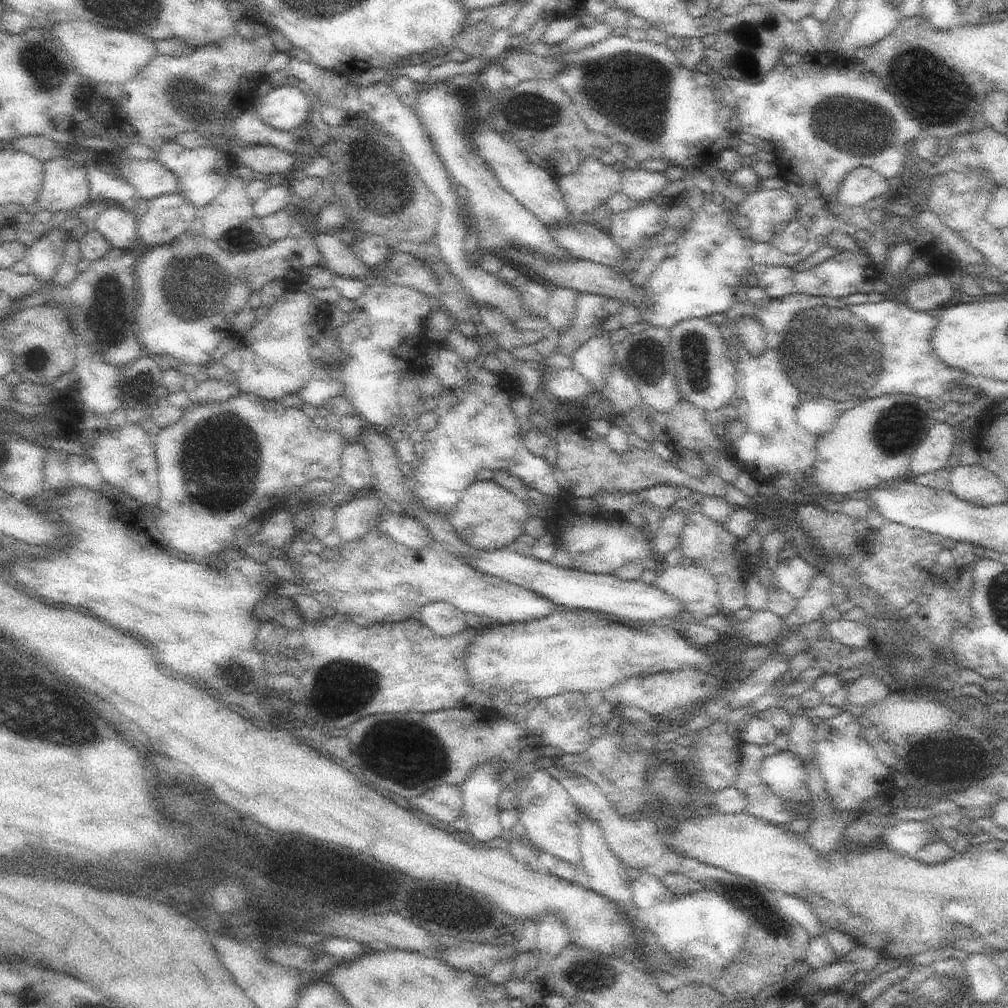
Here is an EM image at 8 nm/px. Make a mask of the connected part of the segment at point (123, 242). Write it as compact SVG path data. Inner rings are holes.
M110 205L99 212L92 225L96 226L112 247L132 250L136 238L139 238L138 216L139 213L121 205Z

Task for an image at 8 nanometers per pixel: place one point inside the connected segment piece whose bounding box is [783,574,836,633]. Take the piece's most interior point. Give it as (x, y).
(808, 609)

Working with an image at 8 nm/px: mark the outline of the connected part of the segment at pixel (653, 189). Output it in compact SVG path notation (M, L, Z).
M621 167L621 192L630 199L644 202L664 190L670 181L663 171L645 171L639 167L628 169Z

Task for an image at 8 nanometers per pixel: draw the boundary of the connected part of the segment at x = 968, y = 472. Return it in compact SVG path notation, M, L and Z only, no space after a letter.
M960 464L947 474L949 490L966 502L989 507L1006 500L1007 488L1002 480L982 465Z

